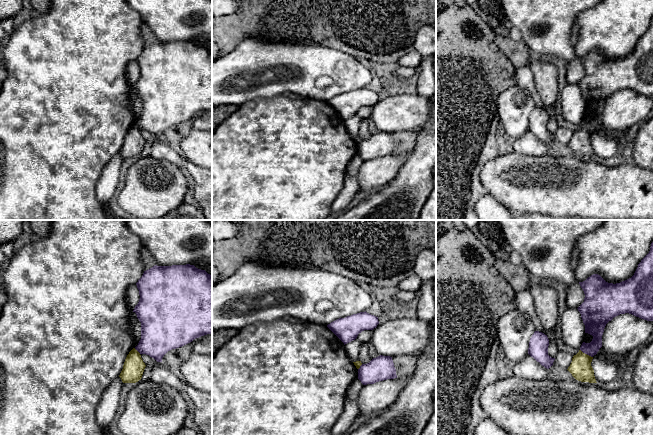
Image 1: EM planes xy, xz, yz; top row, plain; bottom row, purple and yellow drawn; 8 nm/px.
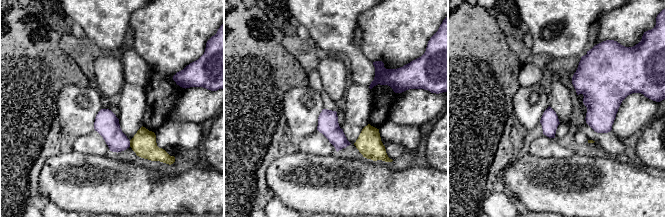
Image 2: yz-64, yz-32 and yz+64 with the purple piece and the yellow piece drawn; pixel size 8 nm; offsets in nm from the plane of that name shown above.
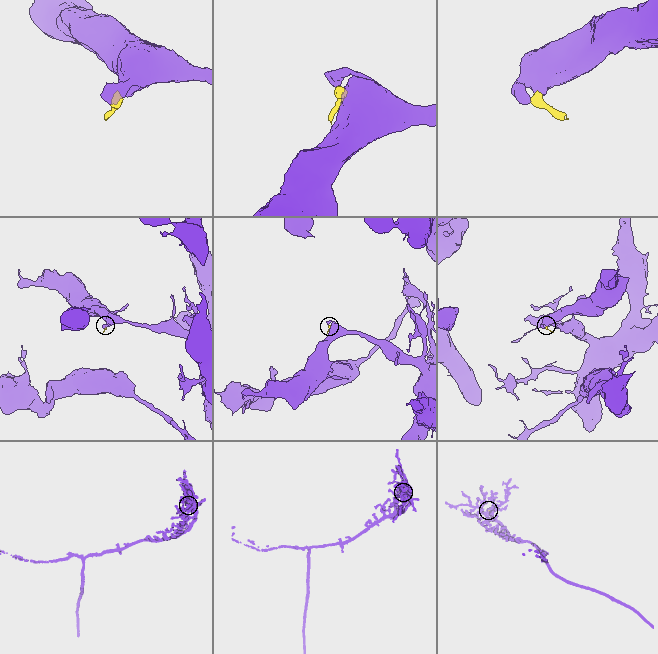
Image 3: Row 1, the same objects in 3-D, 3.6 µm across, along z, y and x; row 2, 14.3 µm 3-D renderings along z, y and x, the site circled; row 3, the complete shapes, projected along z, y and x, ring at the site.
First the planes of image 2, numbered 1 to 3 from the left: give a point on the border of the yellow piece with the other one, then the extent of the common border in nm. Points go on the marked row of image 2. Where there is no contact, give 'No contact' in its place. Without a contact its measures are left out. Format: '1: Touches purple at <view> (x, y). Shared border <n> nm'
1: Touches purple at yz-64 (129, 144). Shared border 50 nm
2: No contact
3: No contact

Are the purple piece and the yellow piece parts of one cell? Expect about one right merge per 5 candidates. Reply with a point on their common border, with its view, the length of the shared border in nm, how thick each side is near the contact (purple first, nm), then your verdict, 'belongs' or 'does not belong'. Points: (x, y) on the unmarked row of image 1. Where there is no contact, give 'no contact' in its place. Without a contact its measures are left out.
meets purple in yz at (586, 129); contact 120 nm long; 160 nm thick on the purple side, 170 nm on the other; does not belong

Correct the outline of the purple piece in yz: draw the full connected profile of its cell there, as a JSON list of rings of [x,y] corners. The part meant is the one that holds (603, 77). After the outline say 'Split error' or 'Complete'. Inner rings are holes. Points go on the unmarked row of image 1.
[[[653,18],[631,54],[613,60],[593,50],[579,60],[585,74],[577,85],[585,101],[585,109],[593,112],[590,119],[582,119],[580,126],[593,133],[602,123],[606,100],[614,93],[629,89],[653,97]]]. Complete

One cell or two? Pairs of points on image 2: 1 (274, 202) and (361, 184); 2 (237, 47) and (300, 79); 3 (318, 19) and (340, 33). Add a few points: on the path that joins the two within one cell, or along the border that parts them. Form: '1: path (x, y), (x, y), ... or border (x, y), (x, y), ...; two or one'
1: border (274, 195), (288, 206); two
2: path (253, 63), (271, 64), (278, 71), (284, 72); one
3: path (323, 22), (335, 33); one

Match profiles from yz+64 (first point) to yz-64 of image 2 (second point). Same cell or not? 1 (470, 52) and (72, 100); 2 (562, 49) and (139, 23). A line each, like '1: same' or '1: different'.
1: different
2: different

